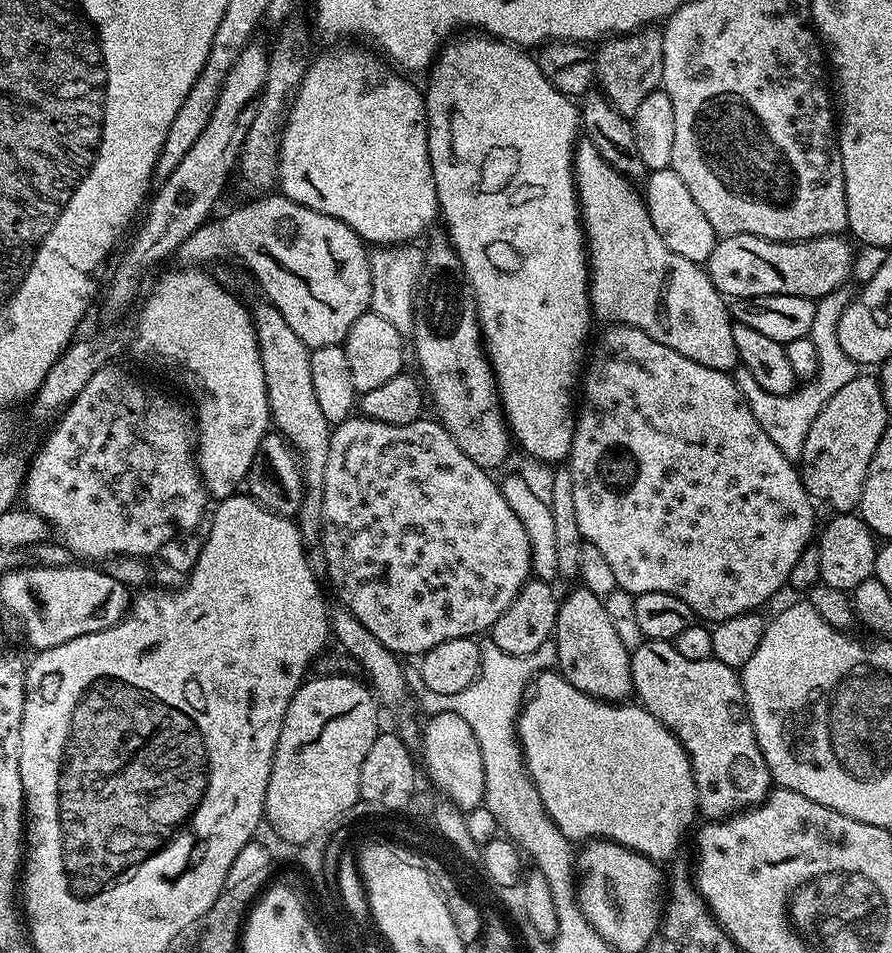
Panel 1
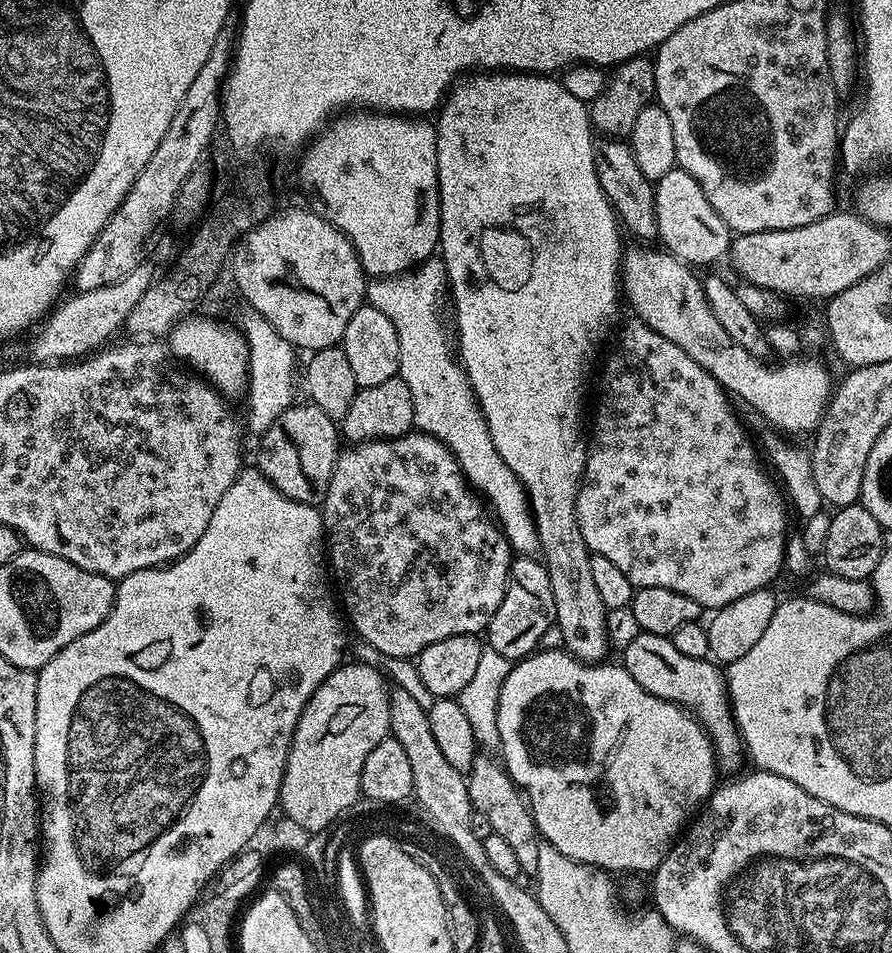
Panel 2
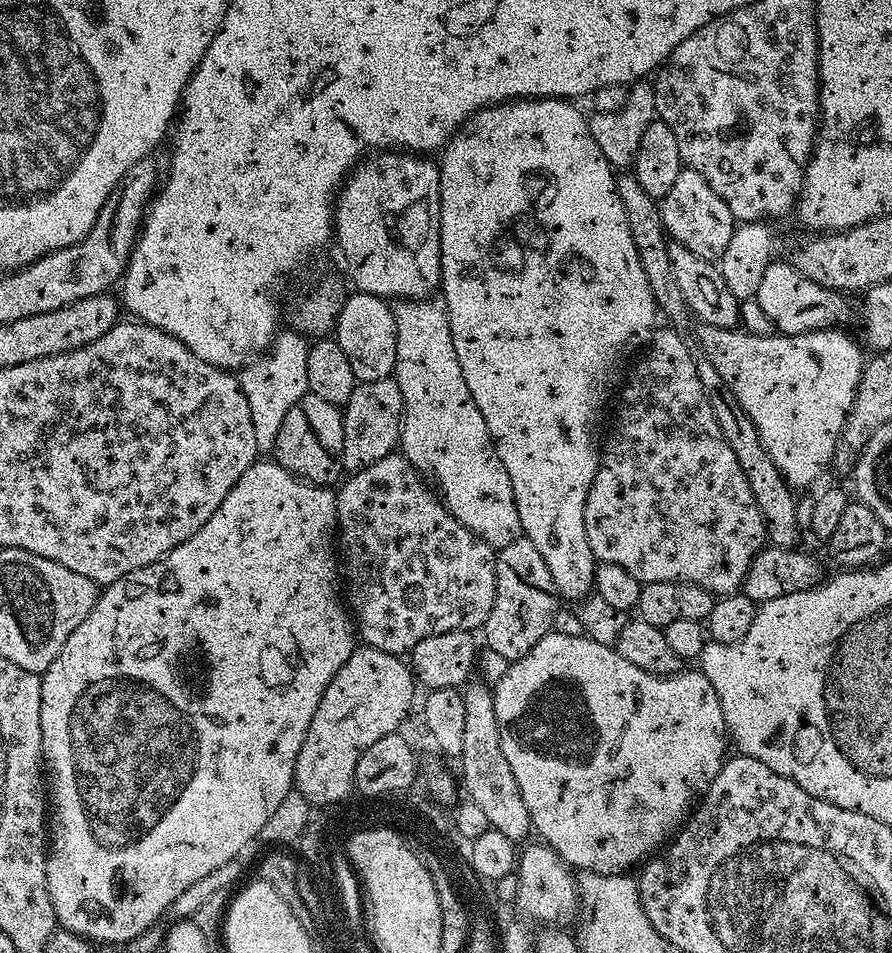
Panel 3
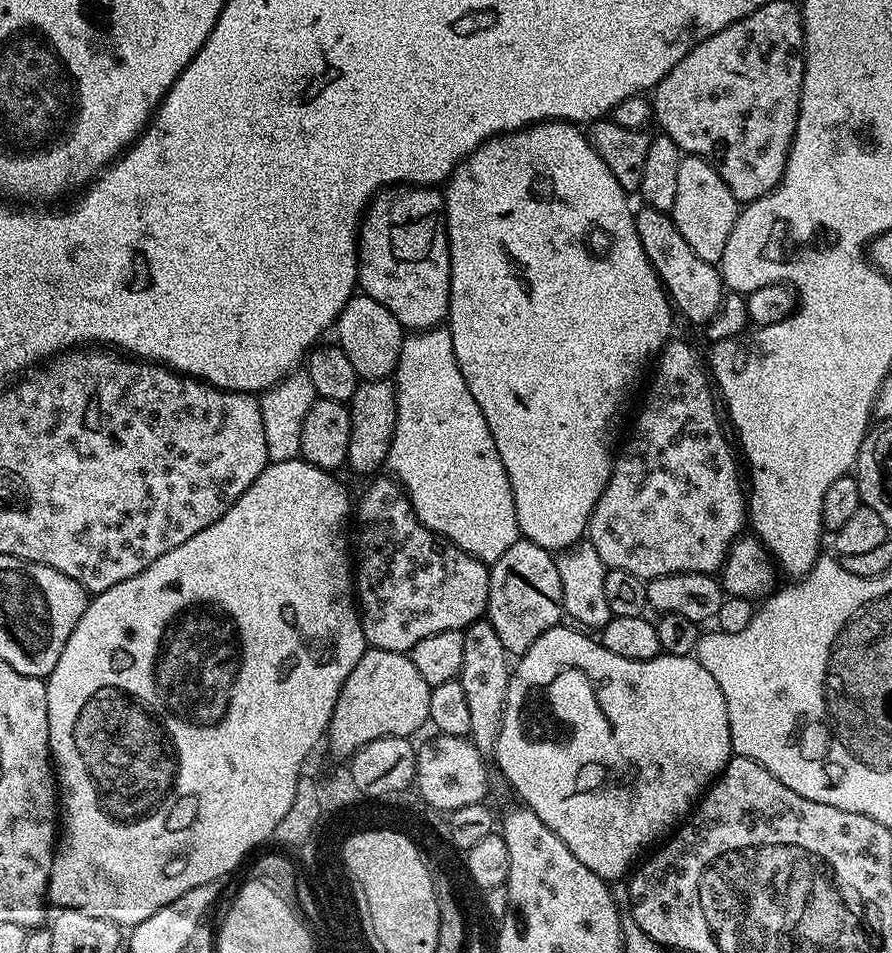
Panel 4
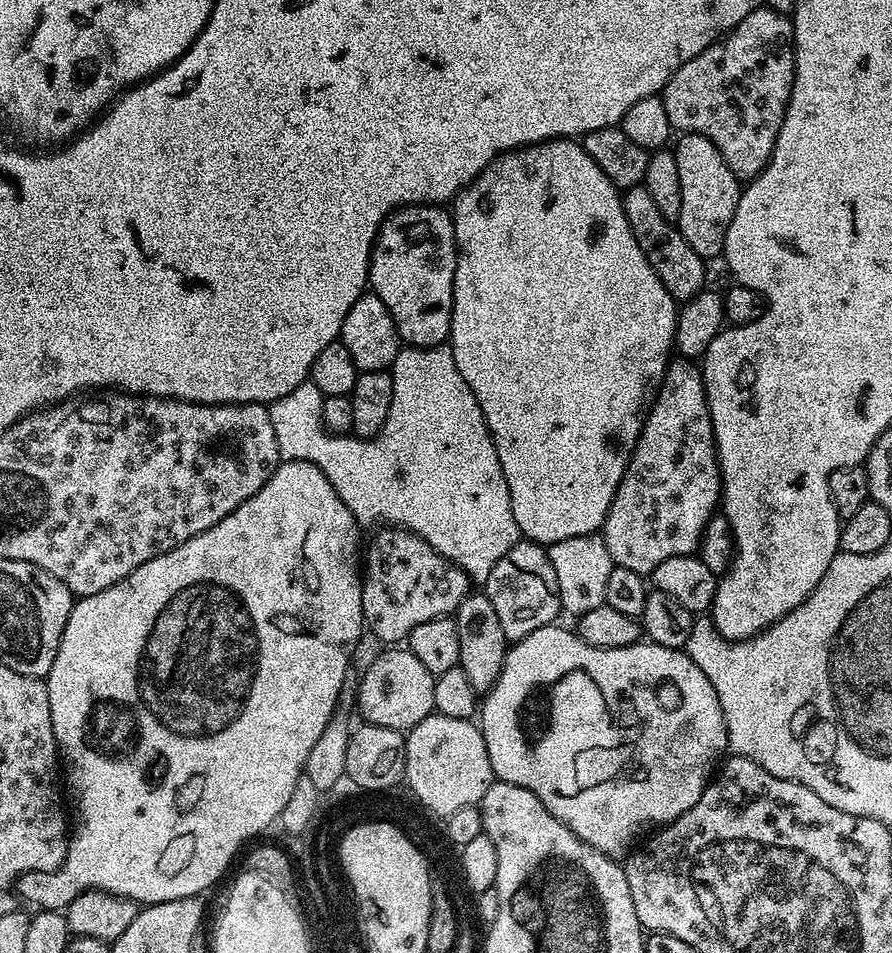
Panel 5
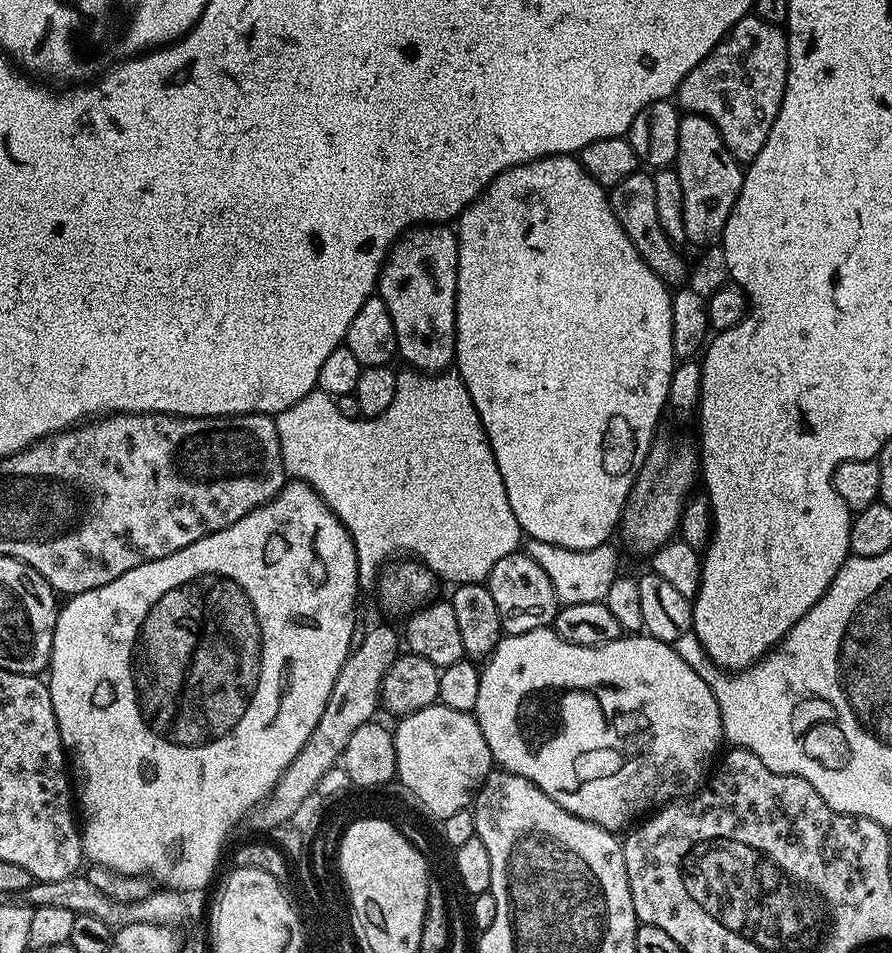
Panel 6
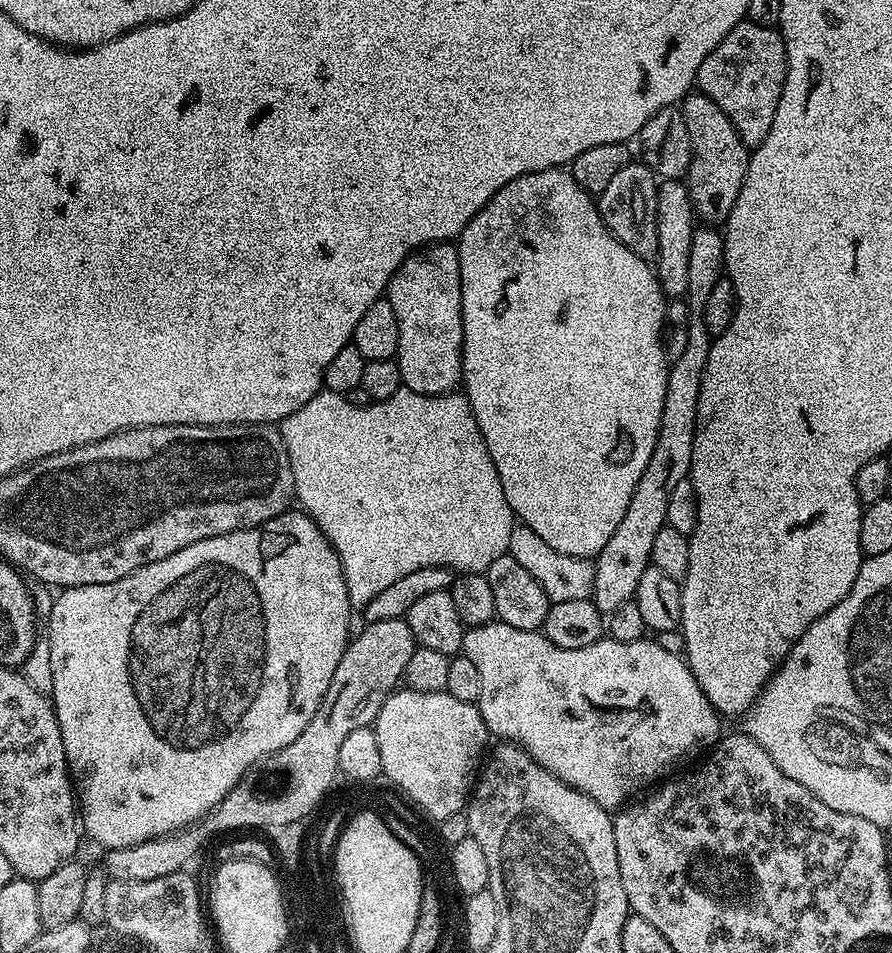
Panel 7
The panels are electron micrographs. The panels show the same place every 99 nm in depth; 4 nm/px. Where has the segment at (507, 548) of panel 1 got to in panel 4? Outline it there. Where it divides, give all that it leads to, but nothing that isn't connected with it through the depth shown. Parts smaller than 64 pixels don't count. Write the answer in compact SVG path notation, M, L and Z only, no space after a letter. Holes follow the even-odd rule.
M395 479L376 480L360 496L360 505L354 508L354 595L358 601L360 625L364 631L364 639L371 647L378 650L390 650L391 652L411 653L411 650L422 638L430 638L430 634L442 634L443 632L459 632L470 627L481 619L488 610L488 577L490 568L484 561L466 554L458 546L454 546L443 536L431 532L426 525L416 519L416 511L412 509L412 503L408 501L408 494Z

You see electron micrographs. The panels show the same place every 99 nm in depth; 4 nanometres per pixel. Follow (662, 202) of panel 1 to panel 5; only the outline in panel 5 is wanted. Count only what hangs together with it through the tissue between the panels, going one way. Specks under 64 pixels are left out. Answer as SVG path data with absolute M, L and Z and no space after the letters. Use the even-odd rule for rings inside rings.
M685 132L679 139L675 141L674 151L678 162L678 183L682 185L680 233L686 242L690 242L694 254L705 258L719 257L724 250L726 230L740 201L741 181L737 180L730 166L726 166L726 158L722 158L718 146L714 146L710 138L697 132Z

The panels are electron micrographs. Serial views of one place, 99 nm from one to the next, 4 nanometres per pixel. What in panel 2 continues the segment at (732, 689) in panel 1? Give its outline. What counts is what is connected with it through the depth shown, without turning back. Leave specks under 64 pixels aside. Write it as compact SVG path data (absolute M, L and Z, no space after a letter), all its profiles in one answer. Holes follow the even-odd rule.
M642 631L636 635L634 642L630 642L630 646L622 649L622 656L622 667L628 671L630 678L634 678L634 682L642 686L642 690L672 704L679 704L696 717L697 723L708 733L712 751L716 753L716 763L723 771L725 768L735 773L735 768L745 763L744 742L736 727L728 681L725 673L711 659L686 658L686 654L681 654L669 637Z

